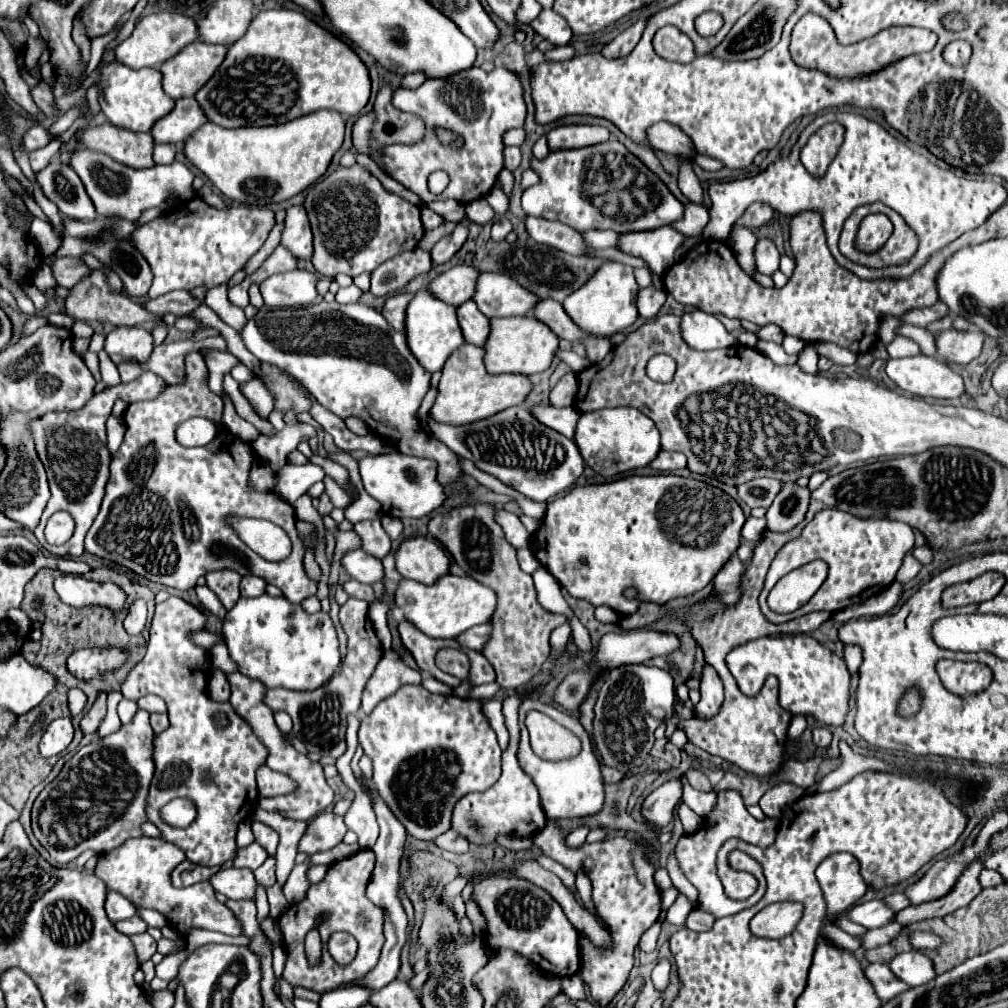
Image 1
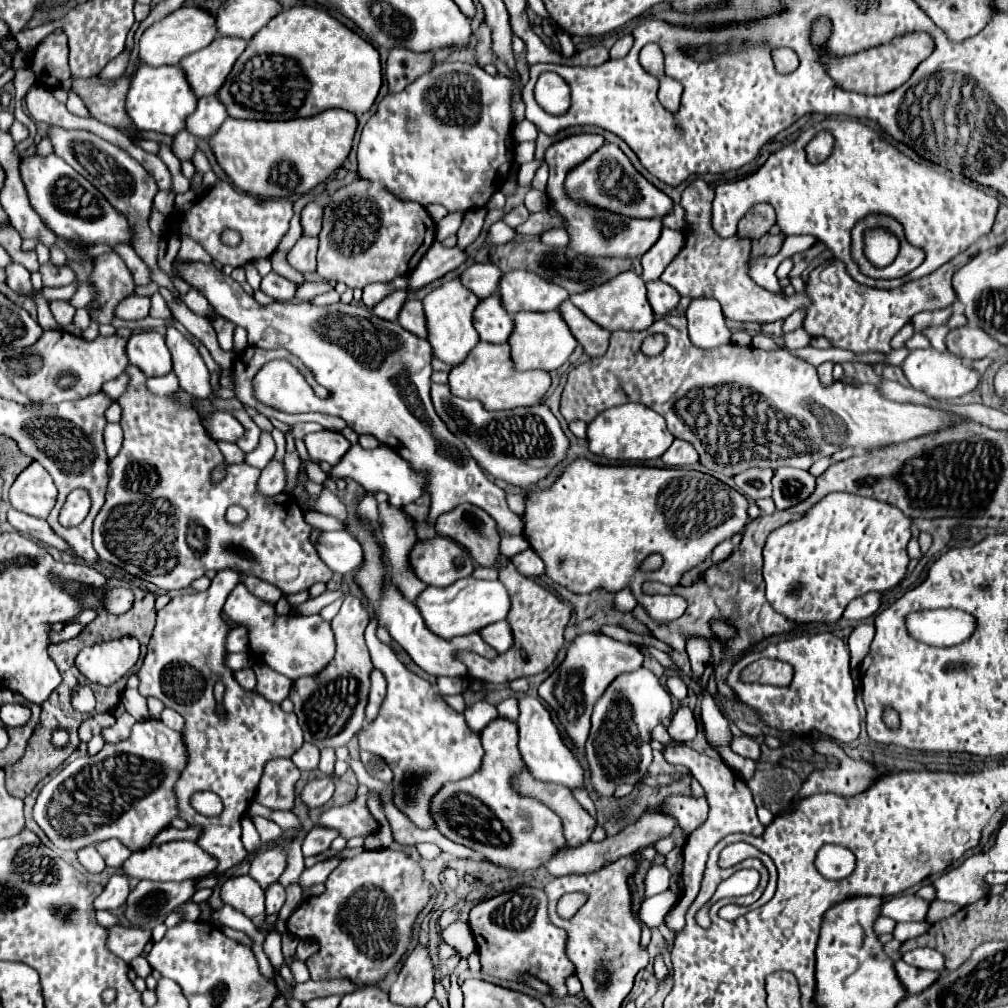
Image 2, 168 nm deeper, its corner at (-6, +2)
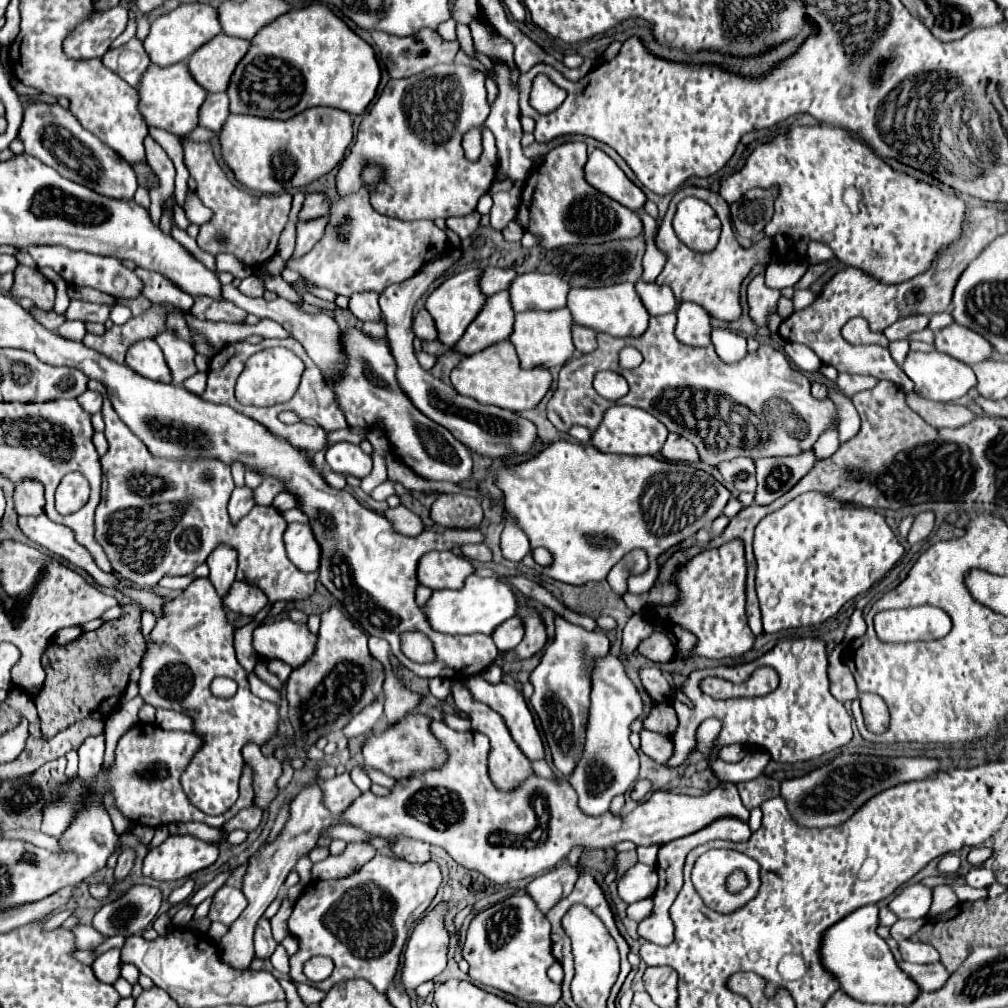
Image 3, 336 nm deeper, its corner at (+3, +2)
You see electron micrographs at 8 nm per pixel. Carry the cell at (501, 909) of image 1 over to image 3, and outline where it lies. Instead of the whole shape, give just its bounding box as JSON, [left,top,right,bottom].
[462,894,560,1006]

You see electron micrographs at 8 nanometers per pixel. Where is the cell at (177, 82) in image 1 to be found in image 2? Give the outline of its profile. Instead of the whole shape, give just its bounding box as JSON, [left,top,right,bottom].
[181,36,245,96]

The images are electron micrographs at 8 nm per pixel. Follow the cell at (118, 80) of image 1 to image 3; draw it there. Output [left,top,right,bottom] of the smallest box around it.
[138,62,206,136]

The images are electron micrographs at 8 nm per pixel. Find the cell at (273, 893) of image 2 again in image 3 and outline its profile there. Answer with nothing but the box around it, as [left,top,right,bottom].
[254,918,278,958]

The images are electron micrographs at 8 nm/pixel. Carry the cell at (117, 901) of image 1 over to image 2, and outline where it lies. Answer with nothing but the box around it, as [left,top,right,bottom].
[94,874,129,910]

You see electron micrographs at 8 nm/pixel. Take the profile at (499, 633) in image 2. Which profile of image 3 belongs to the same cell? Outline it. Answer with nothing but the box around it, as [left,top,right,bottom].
[492,616,524,652]

